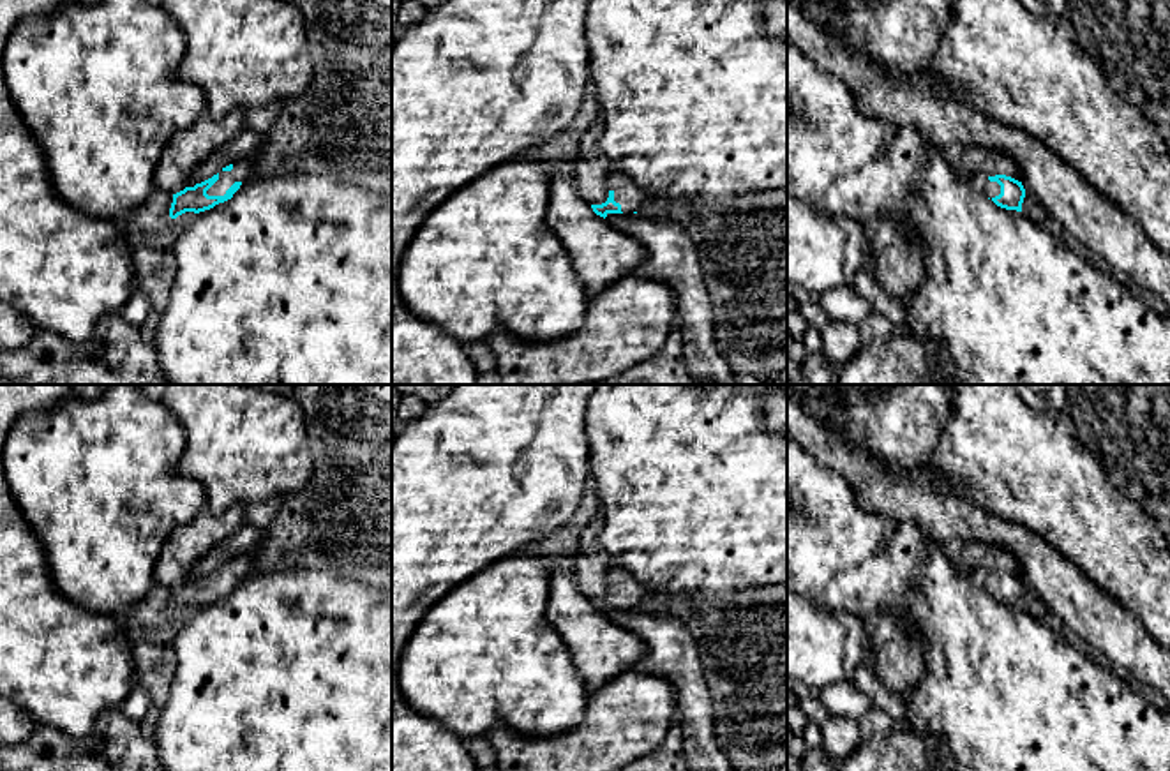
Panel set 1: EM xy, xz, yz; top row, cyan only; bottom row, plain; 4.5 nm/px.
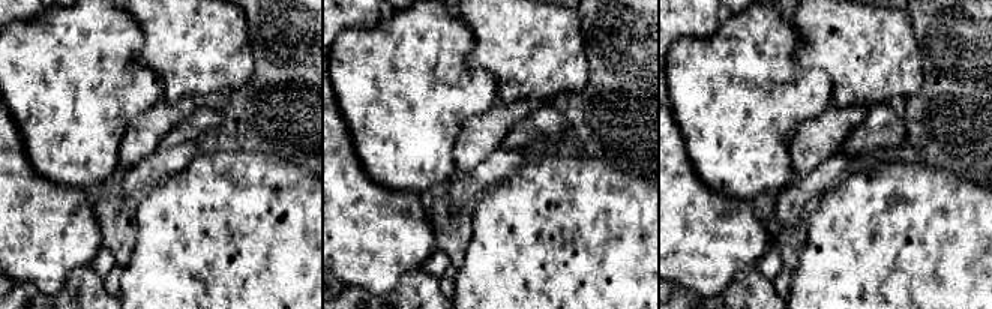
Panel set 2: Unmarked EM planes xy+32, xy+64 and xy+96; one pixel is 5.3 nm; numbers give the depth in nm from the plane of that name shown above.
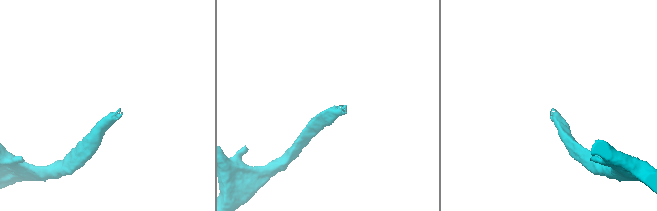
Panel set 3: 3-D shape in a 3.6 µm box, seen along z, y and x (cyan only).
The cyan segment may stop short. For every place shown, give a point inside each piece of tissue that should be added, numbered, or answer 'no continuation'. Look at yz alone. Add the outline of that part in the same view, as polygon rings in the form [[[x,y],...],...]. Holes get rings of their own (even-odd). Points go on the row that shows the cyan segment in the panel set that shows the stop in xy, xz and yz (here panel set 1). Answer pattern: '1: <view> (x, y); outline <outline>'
1: yz (980, 180); outline [[[976,173],[971,178],[971,183],[978,192],[985,194],[990,199],[1001,194],[1001,185],[997,182],[990,182],[985,173]]]

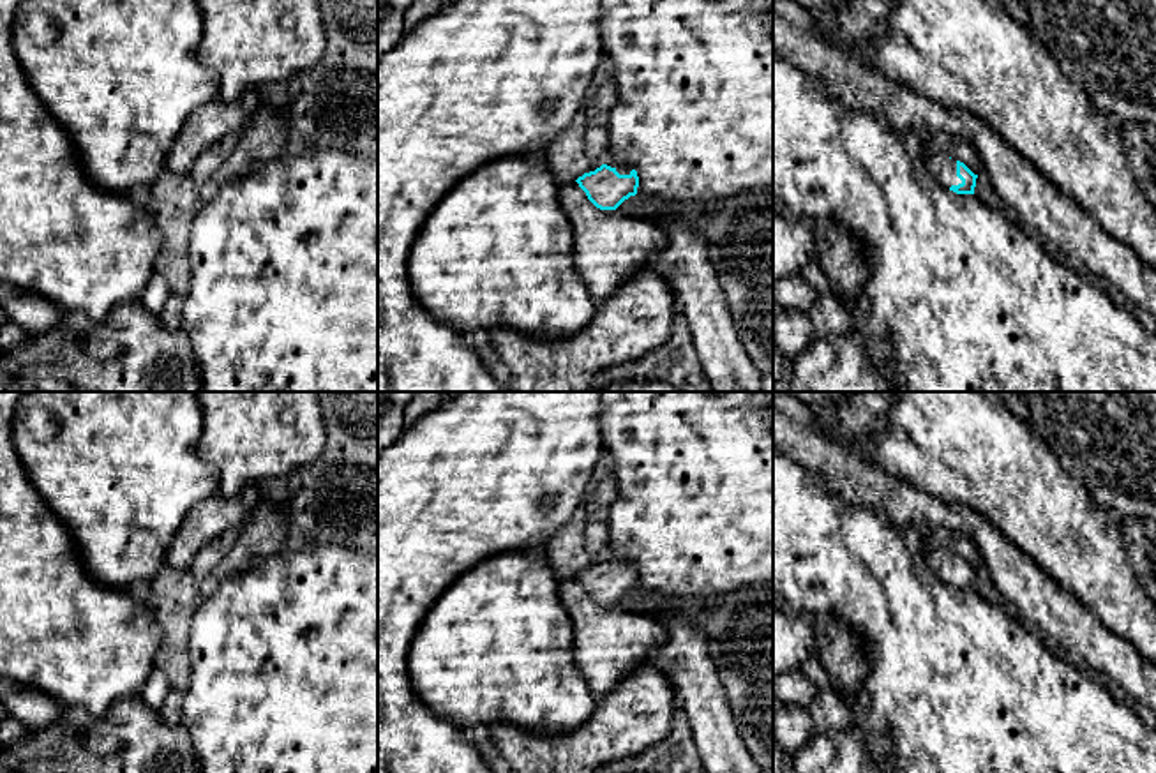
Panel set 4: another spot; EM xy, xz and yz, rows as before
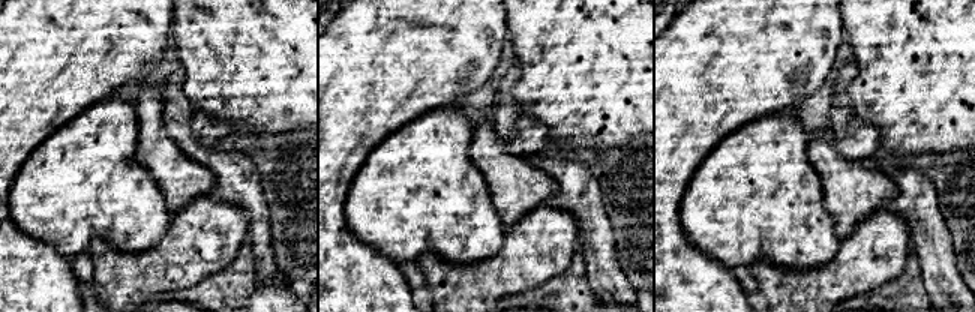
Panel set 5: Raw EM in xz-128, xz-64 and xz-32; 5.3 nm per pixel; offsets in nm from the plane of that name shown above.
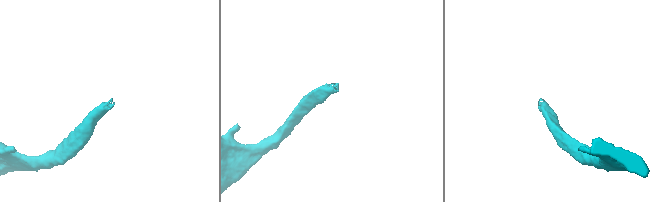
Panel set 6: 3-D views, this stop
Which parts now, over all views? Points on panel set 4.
1: yz (941, 166); outline [[[920,146],[920,157],[925,161],[927,169],[946,187],[962,184],[957,176],[957,161],[944,154],[934,154]]]

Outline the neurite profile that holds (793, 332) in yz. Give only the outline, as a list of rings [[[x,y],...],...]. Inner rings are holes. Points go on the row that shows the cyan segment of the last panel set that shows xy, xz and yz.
[[[782,309],[773,316],[773,342],[787,360],[796,358],[814,341],[810,318],[799,309]]]

